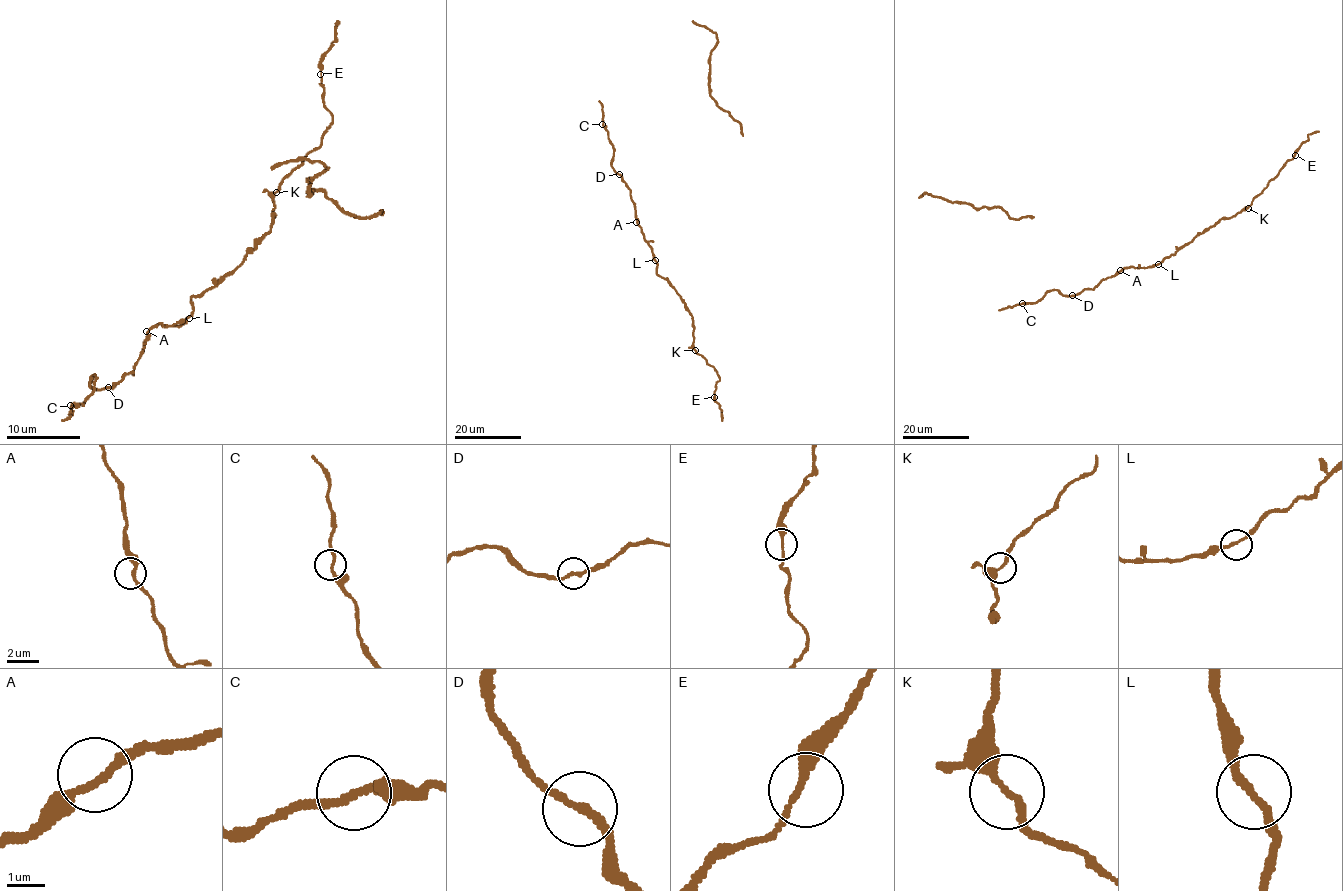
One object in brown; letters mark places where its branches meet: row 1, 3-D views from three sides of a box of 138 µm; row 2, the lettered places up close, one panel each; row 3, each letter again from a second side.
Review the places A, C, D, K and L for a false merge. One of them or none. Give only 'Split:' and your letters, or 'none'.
Split: none

